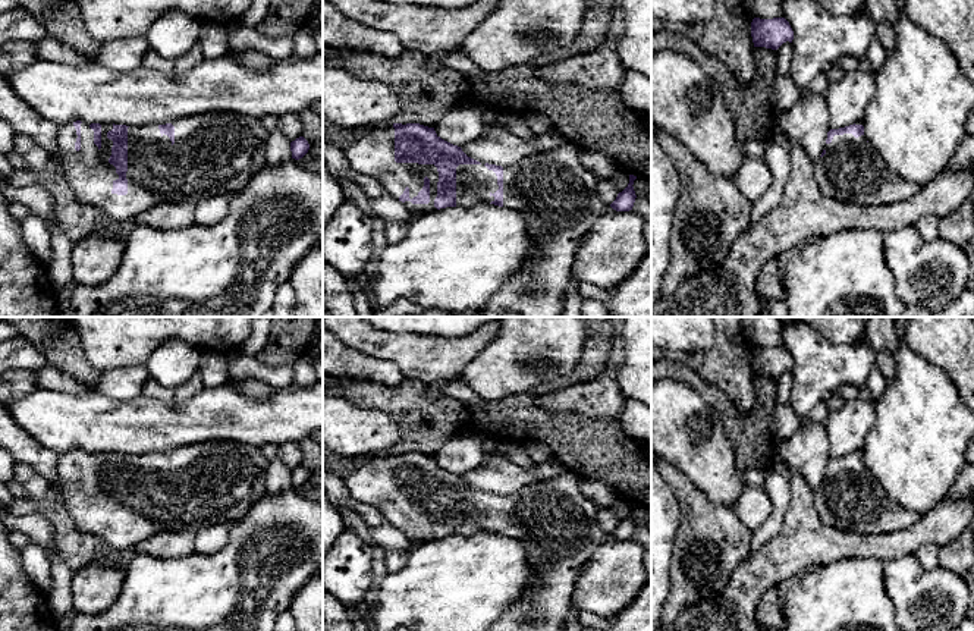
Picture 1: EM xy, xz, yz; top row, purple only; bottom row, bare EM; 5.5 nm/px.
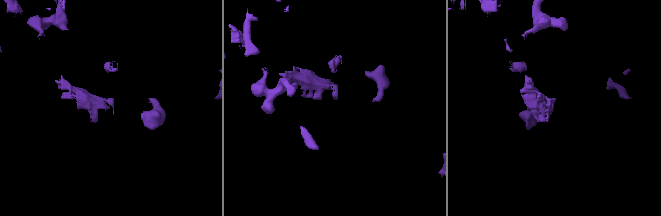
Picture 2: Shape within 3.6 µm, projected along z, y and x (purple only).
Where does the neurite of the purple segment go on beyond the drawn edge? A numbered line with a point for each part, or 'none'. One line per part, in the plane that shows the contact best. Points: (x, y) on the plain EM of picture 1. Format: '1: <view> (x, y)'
1: xy (216, 482)

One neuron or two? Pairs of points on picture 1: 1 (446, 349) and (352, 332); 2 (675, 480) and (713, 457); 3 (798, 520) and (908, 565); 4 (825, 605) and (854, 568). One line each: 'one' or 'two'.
1: one
2: two
3: two
4: one

